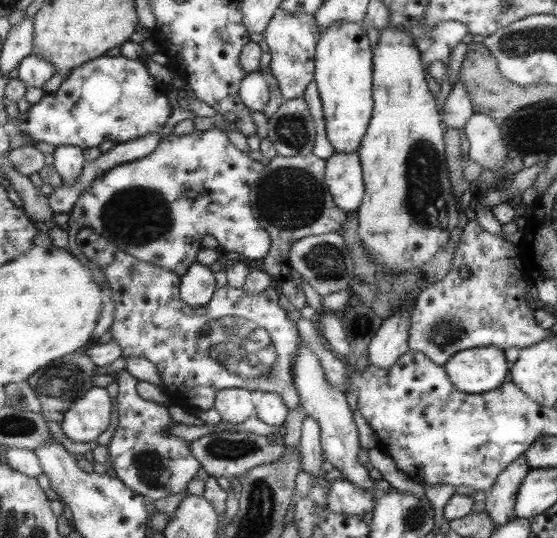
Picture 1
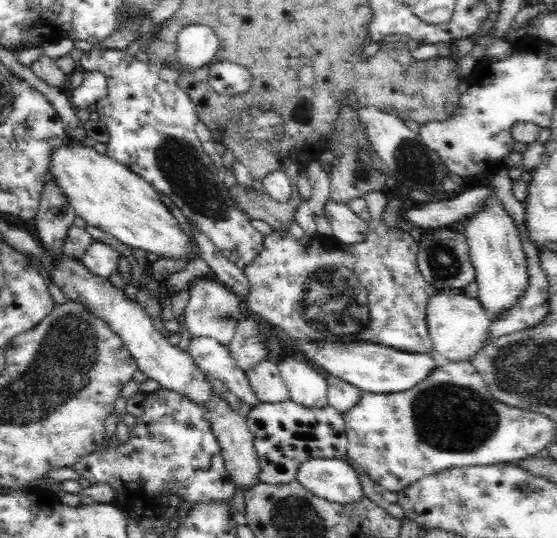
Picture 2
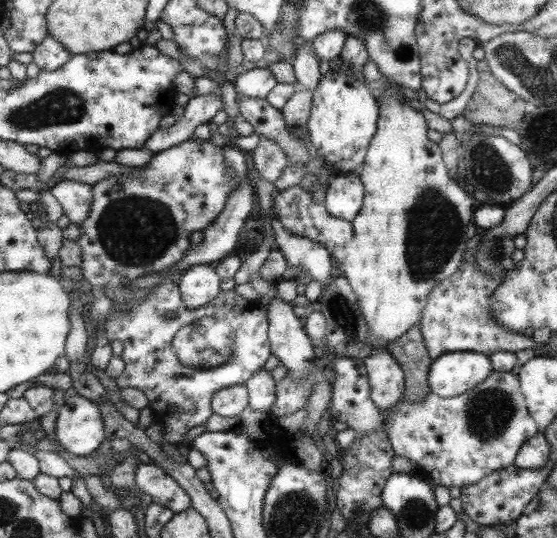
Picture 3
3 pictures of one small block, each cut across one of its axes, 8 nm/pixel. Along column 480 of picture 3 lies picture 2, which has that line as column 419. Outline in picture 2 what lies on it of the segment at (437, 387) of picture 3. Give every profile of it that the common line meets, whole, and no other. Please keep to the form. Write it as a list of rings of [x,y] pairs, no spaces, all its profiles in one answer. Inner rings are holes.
[[[356,341],[356,344],[296,344],[296,351],[321,366],[328,374],[340,377],[361,392],[378,394],[408,391],[436,371],[434,360],[427,353],[408,353],[370,341]]]

